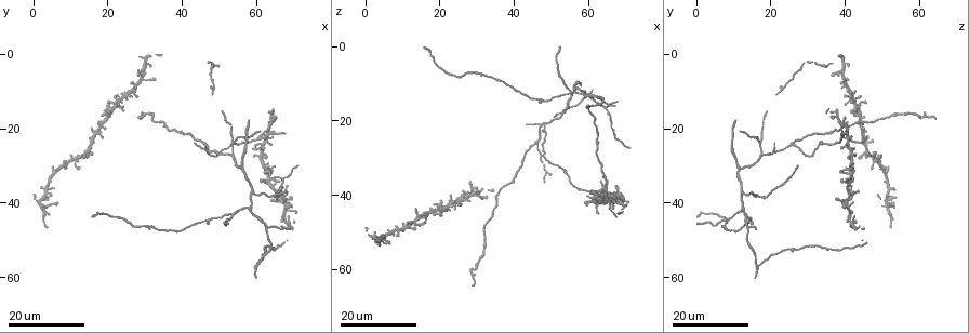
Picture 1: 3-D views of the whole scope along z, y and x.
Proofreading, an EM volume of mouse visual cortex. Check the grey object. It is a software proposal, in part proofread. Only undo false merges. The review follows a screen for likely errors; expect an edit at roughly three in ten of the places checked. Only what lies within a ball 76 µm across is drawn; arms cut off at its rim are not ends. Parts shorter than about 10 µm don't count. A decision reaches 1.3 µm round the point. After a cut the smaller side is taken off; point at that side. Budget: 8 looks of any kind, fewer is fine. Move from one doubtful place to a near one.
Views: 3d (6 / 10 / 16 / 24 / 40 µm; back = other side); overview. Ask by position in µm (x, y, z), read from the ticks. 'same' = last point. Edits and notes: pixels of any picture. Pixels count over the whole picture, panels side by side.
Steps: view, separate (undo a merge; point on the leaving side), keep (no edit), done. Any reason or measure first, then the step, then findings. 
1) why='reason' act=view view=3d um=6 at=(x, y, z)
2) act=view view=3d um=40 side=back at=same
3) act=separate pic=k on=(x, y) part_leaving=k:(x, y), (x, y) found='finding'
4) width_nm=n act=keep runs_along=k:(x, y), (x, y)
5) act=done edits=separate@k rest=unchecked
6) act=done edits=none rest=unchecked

act=view view=3d um=24 at=(55.0, 42.0, 12.0)

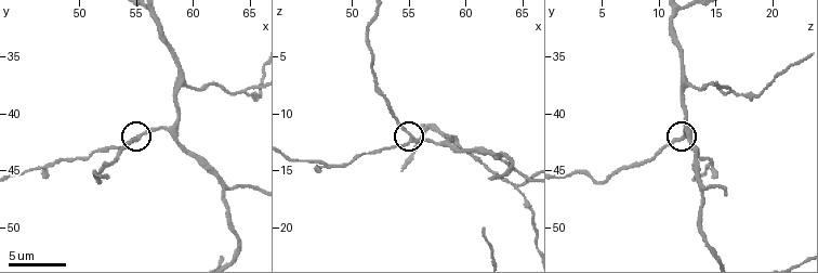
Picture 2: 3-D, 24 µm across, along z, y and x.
act=view view=3d um=10 at=(55.4, 42.2, 12.2)

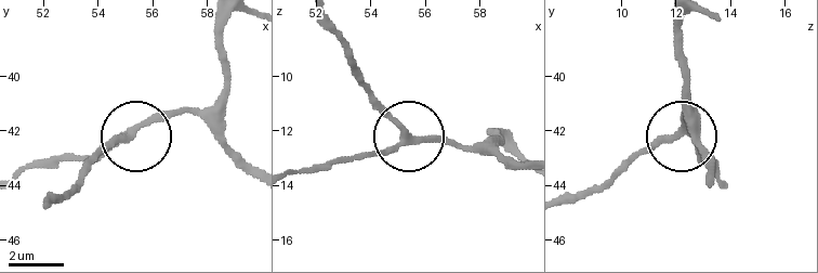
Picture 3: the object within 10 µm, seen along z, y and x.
width_nm=210 act=keep runs_along=3:(225, 22), (221, 92), (116, 135), (83, 166) found='all the same neuron'

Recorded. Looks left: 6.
why='small branch off a trunk' act=view view=3d um=6 at=(58.8, 37.6, 12.4)

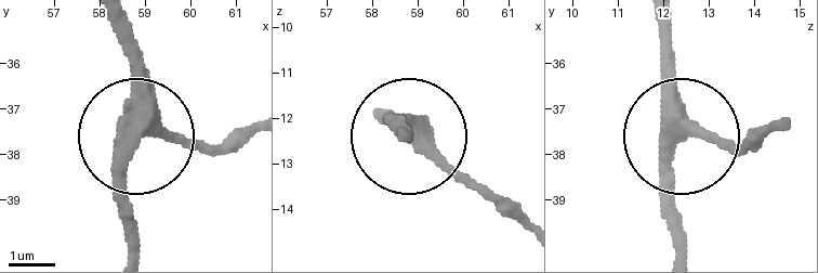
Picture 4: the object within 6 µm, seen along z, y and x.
arms=3 act=keep runs_along=4:(659, 27), (678, 128), (760, 143) found='one neuron here'

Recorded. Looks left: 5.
why='branch point' act=view view=3d um=16 at=(54.0, 26.5, 18.0)

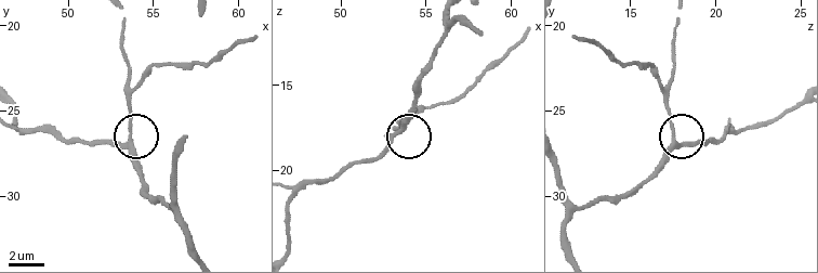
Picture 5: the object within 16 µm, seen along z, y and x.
why='closer look' act=view view=3d um=6 at=(53.6, 26.5, 17.5)

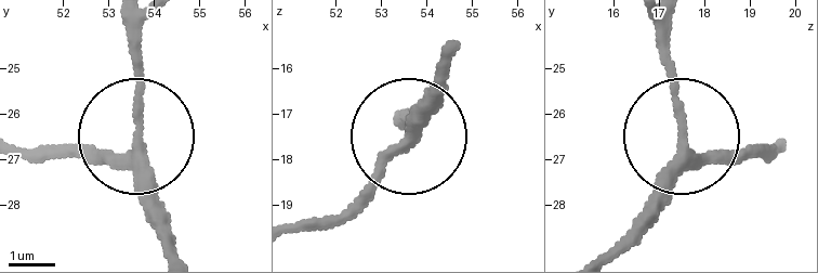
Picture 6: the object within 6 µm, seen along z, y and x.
width_nm=230 act=keep runs_along=6:(21, 147), (114, 147), (133, 135), (137, 20) found='all the same neuron'

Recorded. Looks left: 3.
why='calibre changes' act=view view=3d um=16 at=(57.4, 33.4, 11.2)

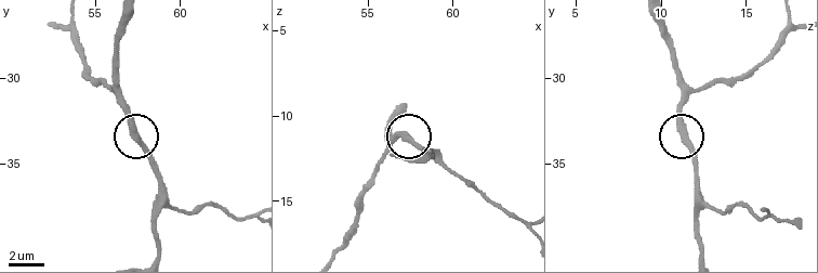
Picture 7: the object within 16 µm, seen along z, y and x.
width_nm=350 act=keep found='one neuron here'

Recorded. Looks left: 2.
act=done edits=none rest=unchecked

